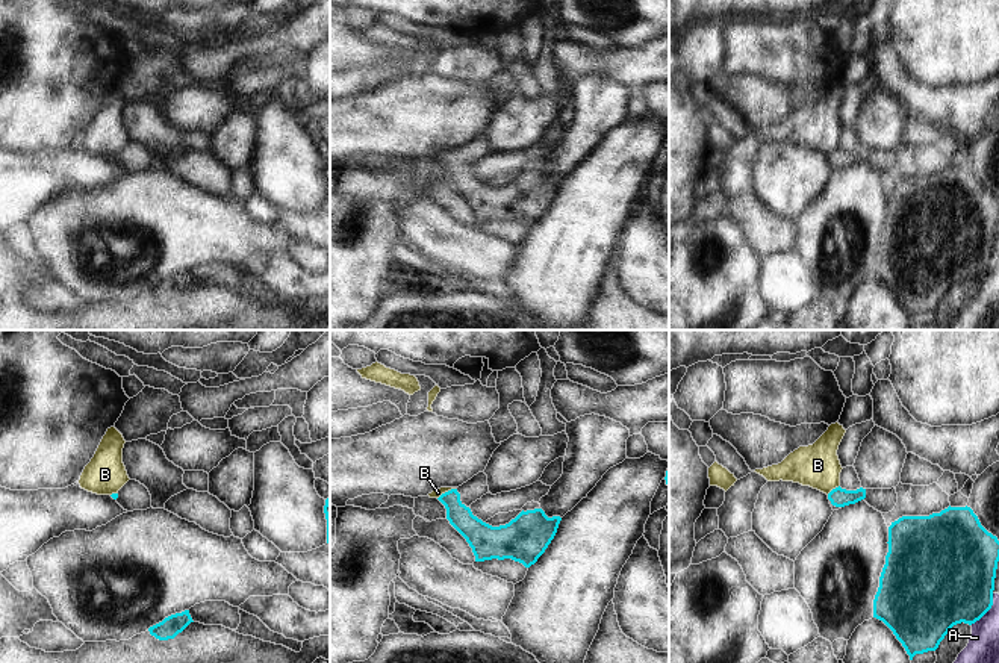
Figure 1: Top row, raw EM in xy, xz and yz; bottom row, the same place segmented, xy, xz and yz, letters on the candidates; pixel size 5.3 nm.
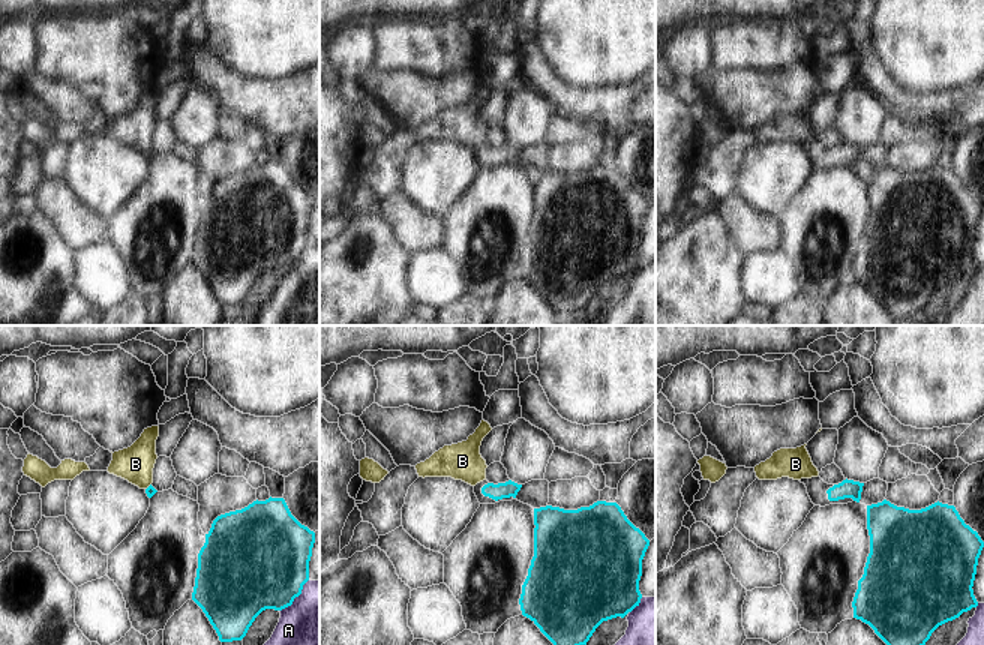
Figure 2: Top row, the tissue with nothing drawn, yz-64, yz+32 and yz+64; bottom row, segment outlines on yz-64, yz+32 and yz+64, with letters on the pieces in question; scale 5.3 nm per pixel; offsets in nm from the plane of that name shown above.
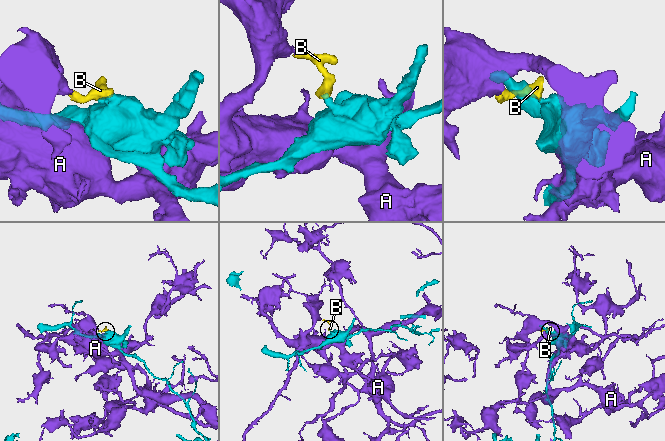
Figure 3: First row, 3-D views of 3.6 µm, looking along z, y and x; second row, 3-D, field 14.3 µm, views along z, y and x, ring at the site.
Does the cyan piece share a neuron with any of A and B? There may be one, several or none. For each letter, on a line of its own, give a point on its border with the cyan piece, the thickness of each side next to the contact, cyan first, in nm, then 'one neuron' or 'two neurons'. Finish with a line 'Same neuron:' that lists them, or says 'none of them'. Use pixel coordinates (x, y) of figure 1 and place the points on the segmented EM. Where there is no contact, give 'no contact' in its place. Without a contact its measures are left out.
A: contact yz (987, 610); calibres 460 and 170 nm; two neurons
B: contact xz (445, 492); calibres 130 and 50 nm; two neurons
Same neuron: none of them

